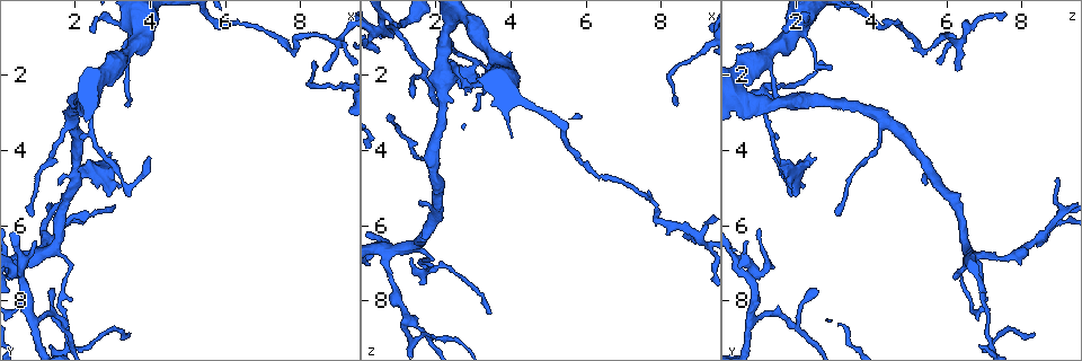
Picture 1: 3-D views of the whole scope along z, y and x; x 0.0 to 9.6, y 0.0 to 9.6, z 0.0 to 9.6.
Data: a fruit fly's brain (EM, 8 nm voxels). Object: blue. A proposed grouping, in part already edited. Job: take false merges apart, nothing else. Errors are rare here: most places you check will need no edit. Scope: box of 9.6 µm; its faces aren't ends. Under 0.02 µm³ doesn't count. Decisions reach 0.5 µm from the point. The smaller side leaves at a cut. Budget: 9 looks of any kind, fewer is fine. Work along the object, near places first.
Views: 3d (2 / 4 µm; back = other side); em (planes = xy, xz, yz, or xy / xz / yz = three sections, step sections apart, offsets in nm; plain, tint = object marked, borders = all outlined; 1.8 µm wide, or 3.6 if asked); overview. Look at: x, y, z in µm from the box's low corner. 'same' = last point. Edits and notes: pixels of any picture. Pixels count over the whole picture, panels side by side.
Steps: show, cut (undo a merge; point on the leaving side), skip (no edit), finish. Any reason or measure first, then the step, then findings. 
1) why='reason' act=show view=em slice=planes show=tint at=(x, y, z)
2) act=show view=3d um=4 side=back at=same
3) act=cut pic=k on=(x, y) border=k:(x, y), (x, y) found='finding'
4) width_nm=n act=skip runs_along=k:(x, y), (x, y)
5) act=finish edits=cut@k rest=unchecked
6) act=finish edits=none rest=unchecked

why='three-way junction' act=show view=3d um=2 at=(1.20, 6.35, 8.40)

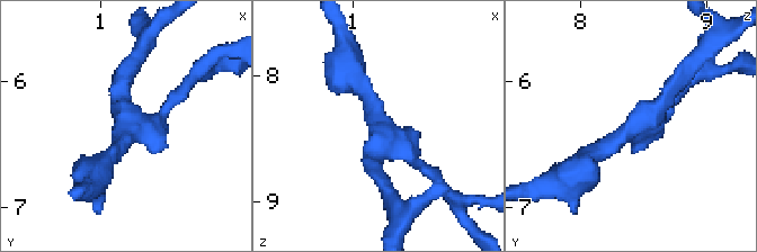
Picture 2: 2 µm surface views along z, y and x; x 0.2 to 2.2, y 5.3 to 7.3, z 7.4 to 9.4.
act=show view=em um=3.6 slice=planes show=tint at=(1.22, 6.36, 8.44)

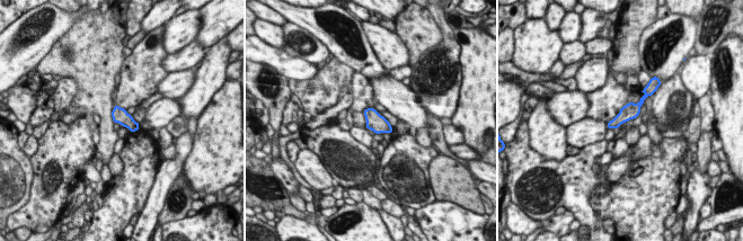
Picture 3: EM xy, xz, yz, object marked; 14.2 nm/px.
act=skip runs_along=3:(645, 94), (631, 110), (610, 125) found='one cell here'

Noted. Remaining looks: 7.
why='sharp bend' act=show view=3d um=4 side=back at=(2.90, 4.65, 1.85)

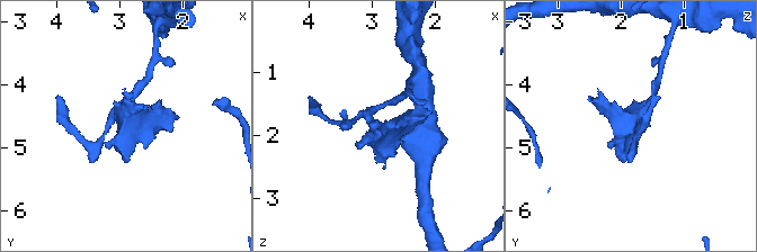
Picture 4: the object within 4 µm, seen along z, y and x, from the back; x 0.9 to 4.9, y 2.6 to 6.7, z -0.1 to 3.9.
why='shape alone is not enough' act=show view=em slice=yz step=8 show=tint at=(2.85, 4.60, 1.85)

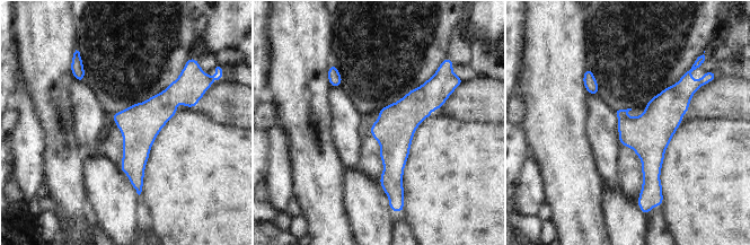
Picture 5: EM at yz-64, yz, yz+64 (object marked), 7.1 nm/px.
why='cut it another way' act=show view=em slice=planes show=tint at=same

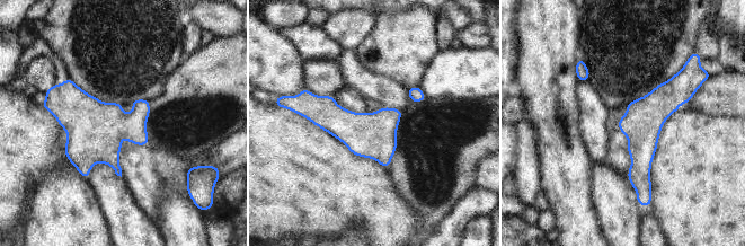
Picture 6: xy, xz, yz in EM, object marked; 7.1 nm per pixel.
act=skip runs_along=6:(677, 77), (642, 121), (639, 187) found='one cell here'

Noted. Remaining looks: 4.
why='four arms meet' act=show view=em um=3.6 slice=planes show=tint at=(0.70, 6.80, 6.65)

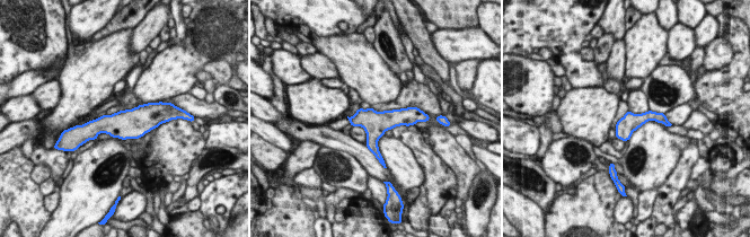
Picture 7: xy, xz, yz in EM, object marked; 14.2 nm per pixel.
width_nm=280 act=skip found='continuous, no second cell'

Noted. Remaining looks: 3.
act=show view=em um=3.6 slice=xz step=16 show=tint at=(0.65, 7.40, 0.80)

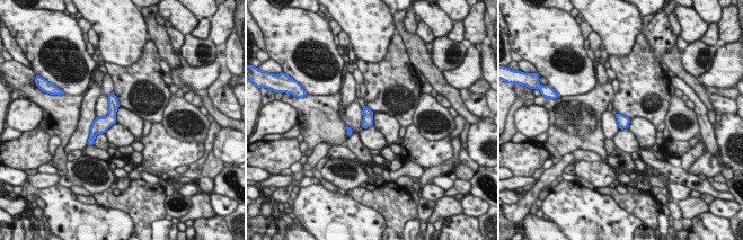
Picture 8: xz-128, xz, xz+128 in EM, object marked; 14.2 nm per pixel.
act=skip runs_along=8:(112, 97), (112, 115), (93, 134) found='one cell here'

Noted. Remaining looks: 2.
act=finish edits=none rest=unchecked

